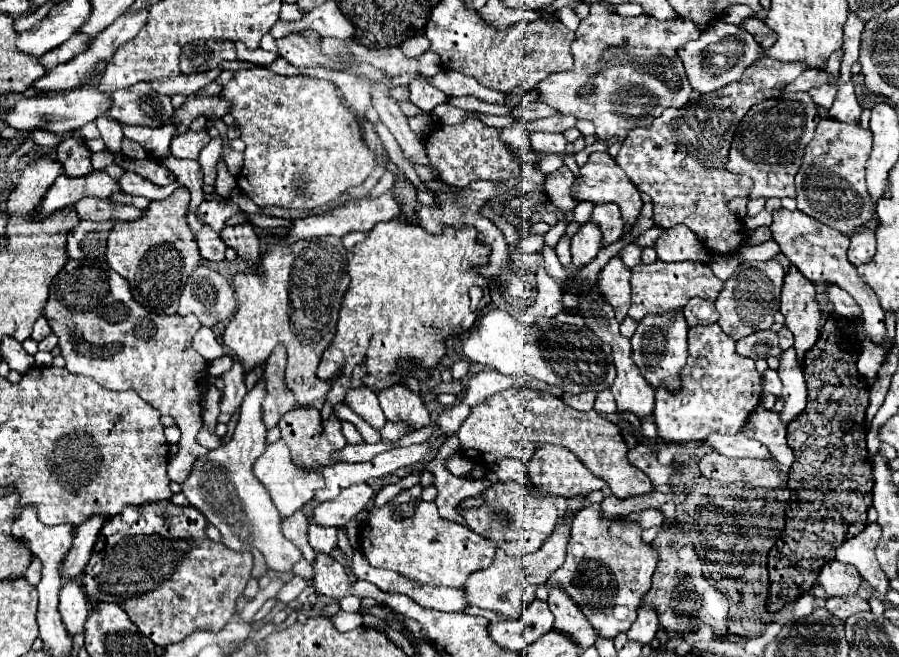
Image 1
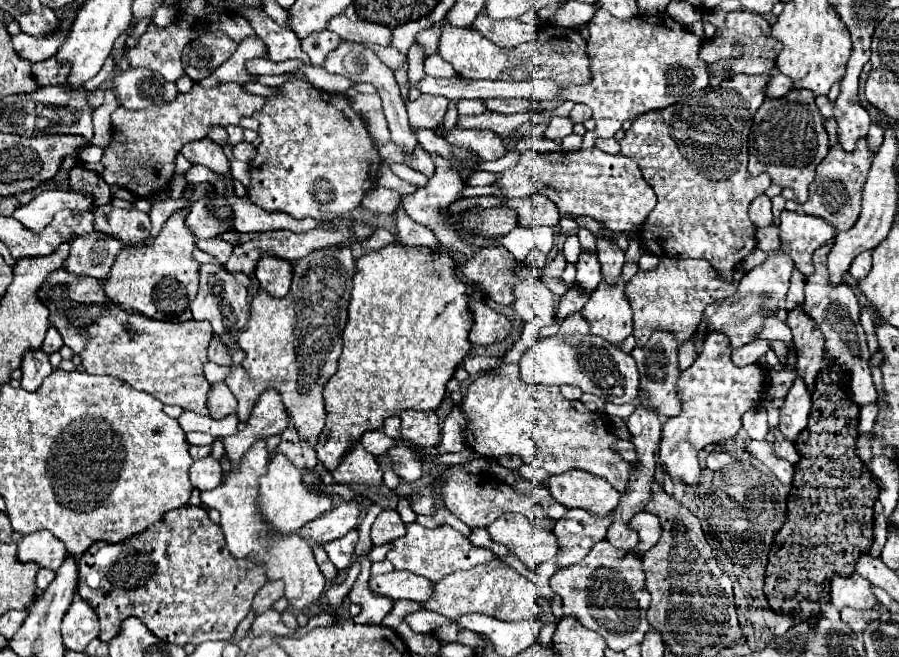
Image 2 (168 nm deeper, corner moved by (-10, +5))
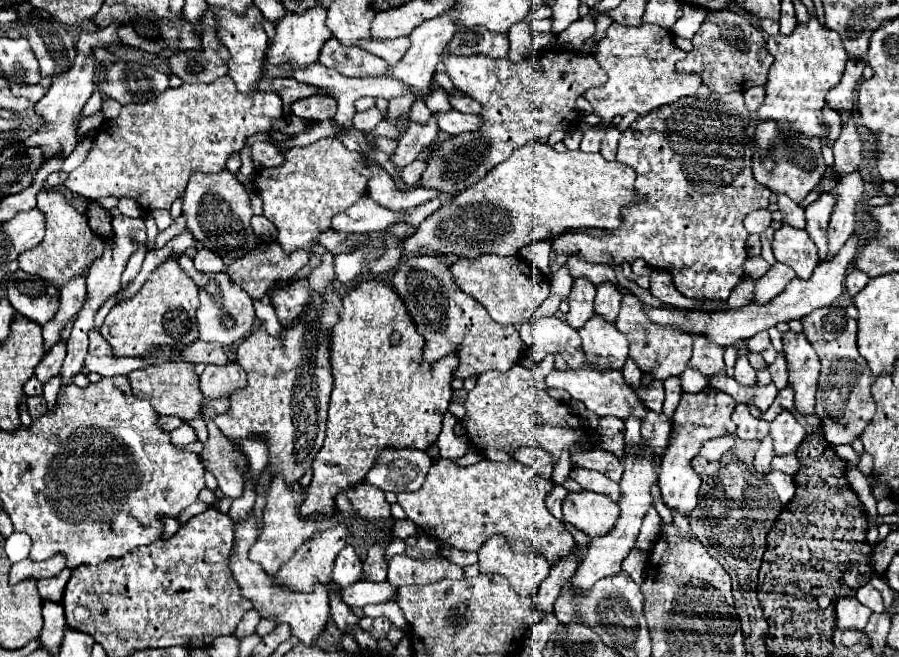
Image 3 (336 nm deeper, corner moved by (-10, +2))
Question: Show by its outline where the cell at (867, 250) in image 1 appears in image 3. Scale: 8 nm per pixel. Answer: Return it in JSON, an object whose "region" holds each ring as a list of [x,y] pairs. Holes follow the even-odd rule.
{"region":[[[850,269],[848,277],[846,277],[846,289],[848,293],[854,297],[860,289],[864,289],[864,285],[868,283],[868,275],[866,273],[860,273],[860,269]]]}

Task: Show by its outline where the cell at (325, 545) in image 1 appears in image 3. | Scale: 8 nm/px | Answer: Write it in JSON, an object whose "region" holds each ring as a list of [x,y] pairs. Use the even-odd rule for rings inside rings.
{"region":[[[346,545],[336,561],[334,561],[334,571],[332,571],[332,581],[338,583],[340,587],[348,587],[362,577],[362,561],[358,559],[356,551],[352,545]]]}

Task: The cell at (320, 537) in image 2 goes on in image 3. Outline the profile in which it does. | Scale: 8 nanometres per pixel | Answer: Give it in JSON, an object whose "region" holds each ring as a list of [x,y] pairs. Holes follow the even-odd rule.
{"region":[[[338,521],[334,523],[332,529],[324,529],[316,537],[310,537],[308,541],[304,541],[304,545],[300,545],[300,549],[296,549],[290,561],[282,565],[280,573],[276,573],[276,583],[290,587],[294,591],[312,591],[312,585],[316,581],[328,585],[332,581],[330,577],[332,563],[336,559],[336,553],[340,553],[340,549],[346,545],[346,537],[348,537],[348,521]]]}

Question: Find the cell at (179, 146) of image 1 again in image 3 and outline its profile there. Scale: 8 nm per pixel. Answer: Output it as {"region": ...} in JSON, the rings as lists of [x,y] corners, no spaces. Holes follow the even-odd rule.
{"region":[[[222,169],[220,173],[192,173],[184,201],[182,211],[188,219],[188,229],[200,241],[204,247],[220,253],[228,259],[242,257],[244,251],[252,249],[256,245],[256,235],[250,227],[250,197],[242,183],[230,173],[228,169]]]}

